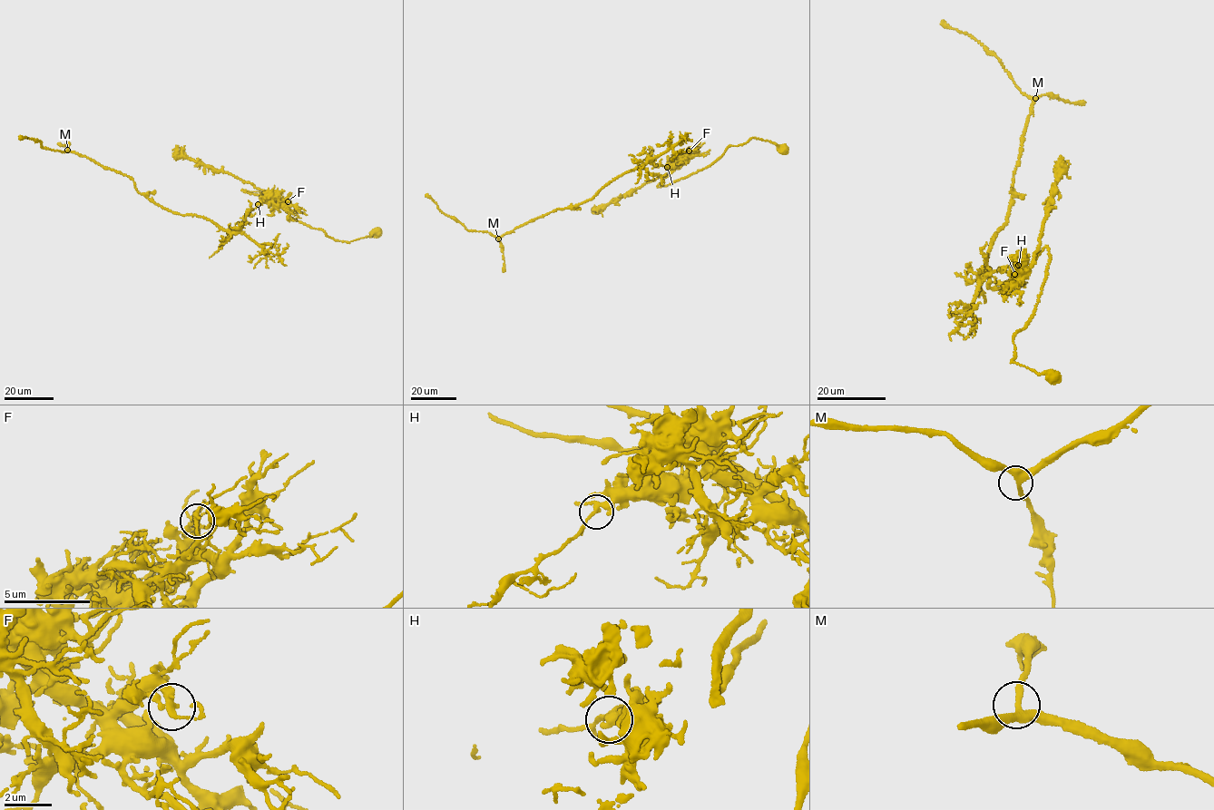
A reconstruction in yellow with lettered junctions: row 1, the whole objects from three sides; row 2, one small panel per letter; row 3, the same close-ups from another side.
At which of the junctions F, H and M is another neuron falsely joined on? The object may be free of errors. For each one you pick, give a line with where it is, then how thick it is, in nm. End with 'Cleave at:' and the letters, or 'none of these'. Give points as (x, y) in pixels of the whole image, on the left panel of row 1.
H: (258, 204) | 260 nm
Cleave at: H

